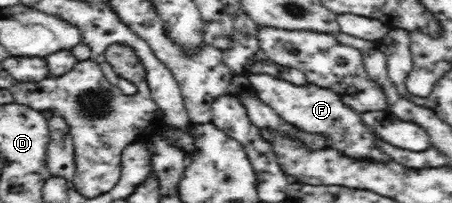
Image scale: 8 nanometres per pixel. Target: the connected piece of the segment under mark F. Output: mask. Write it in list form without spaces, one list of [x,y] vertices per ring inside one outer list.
[[[247,74],[251,85],[256,90],[258,98],[273,111],[293,126],[297,126],[303,132],[315,132],[315,134],[327,138],[327,146],[339,150],[341,154],[347,154],[351,158],[359,160],[373,160],[373,162],[389,162],[389,156],[377,148],[377,140],[373,130],[359,118],[359,114],[351,108],[347,108],[335,91],[321,88],[309,83],[307,86],[293,86],[286,80],[275,78],[268,74]]]

